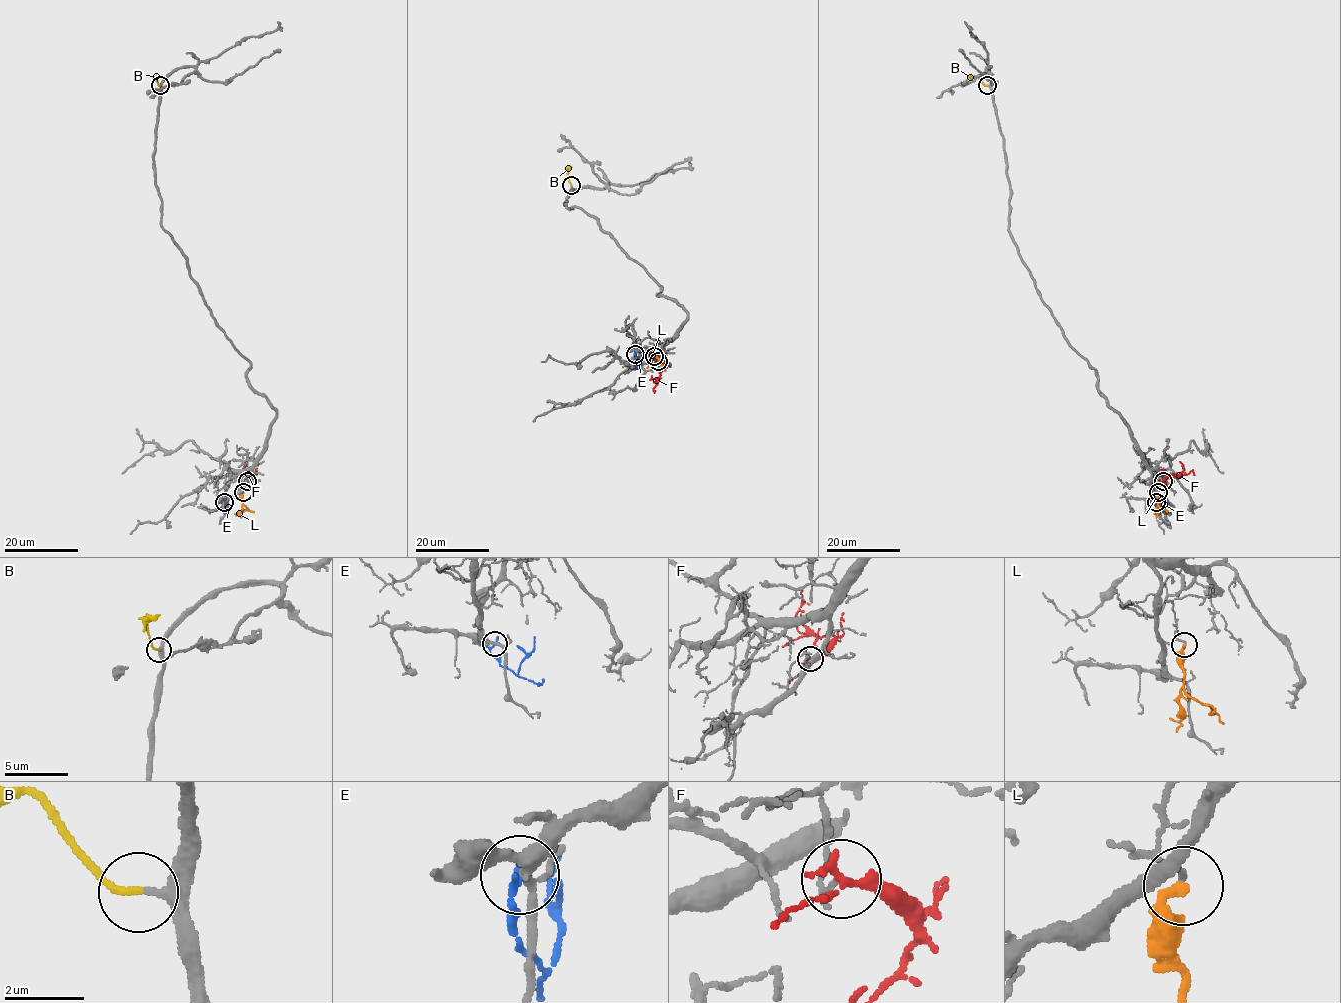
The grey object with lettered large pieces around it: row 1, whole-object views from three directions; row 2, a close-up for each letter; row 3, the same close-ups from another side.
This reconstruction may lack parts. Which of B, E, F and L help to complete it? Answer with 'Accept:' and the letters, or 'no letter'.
Accept: B

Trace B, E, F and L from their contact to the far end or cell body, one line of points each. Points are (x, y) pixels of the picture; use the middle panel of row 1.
B: (571, 185), (567, 175), (571, 166)
E: (635, 354), (639, 366)
F: (658, 360), (664, 366), (653, 393)
L: (653, 356), (658, 359), (647, 368)

